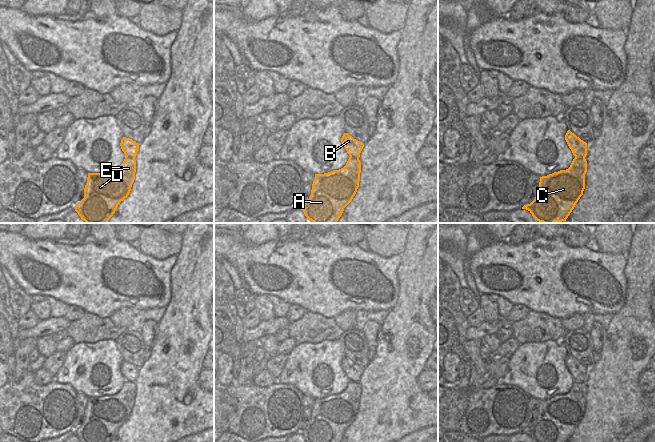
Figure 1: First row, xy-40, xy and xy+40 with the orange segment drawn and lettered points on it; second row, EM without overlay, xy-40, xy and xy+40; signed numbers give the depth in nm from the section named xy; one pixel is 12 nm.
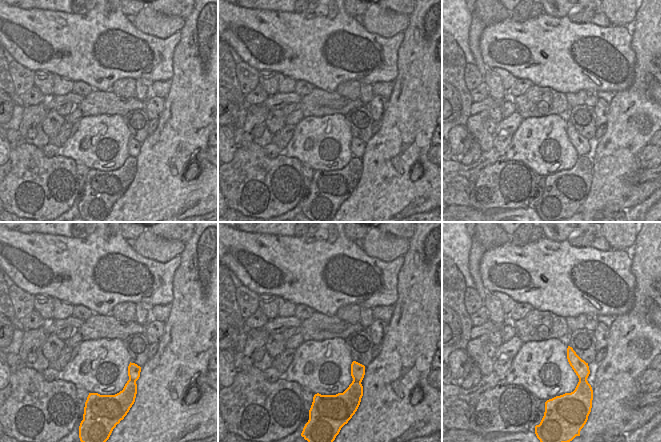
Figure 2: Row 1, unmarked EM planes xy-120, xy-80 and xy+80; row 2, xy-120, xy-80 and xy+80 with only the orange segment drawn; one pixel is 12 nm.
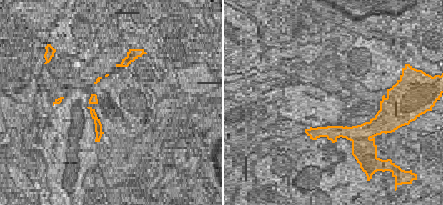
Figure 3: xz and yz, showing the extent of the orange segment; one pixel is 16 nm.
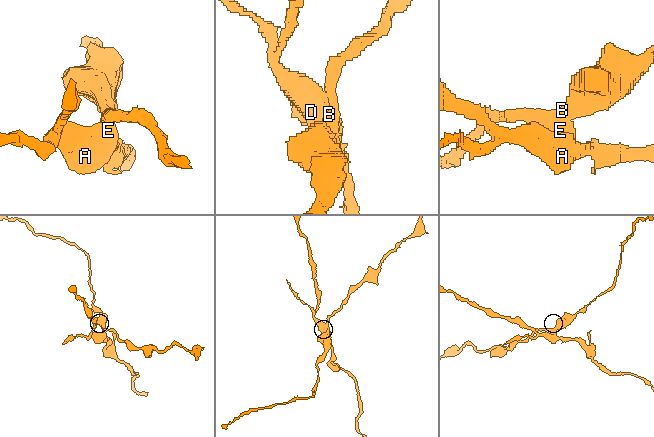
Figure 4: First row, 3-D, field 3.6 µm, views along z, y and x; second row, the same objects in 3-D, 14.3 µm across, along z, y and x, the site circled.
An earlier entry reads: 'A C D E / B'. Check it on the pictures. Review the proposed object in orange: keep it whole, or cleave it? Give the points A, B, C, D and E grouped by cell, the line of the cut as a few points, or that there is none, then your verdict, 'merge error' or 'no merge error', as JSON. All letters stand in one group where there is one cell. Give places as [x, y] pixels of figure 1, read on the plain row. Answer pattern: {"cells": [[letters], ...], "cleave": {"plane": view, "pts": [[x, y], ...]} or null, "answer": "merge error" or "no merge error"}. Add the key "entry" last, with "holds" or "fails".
{"cells": [["A", "C", "D", "E"], ["B"]], "cleave": {"plane": "xy+40", "pts": [[575, 380], [584, 382]]}, "answer": "merge error", "entry": "holds"}

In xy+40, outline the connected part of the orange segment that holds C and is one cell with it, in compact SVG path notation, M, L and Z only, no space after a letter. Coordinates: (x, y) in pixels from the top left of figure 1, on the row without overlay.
M574 382L570 391L547 400L540 401L535 423L522 433L528 434L534 442L568 442L585 413L587 385L585 382Z

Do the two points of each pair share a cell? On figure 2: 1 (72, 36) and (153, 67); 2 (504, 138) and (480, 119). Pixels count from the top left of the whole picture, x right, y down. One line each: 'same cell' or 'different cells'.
1: same cell
2: different cells

